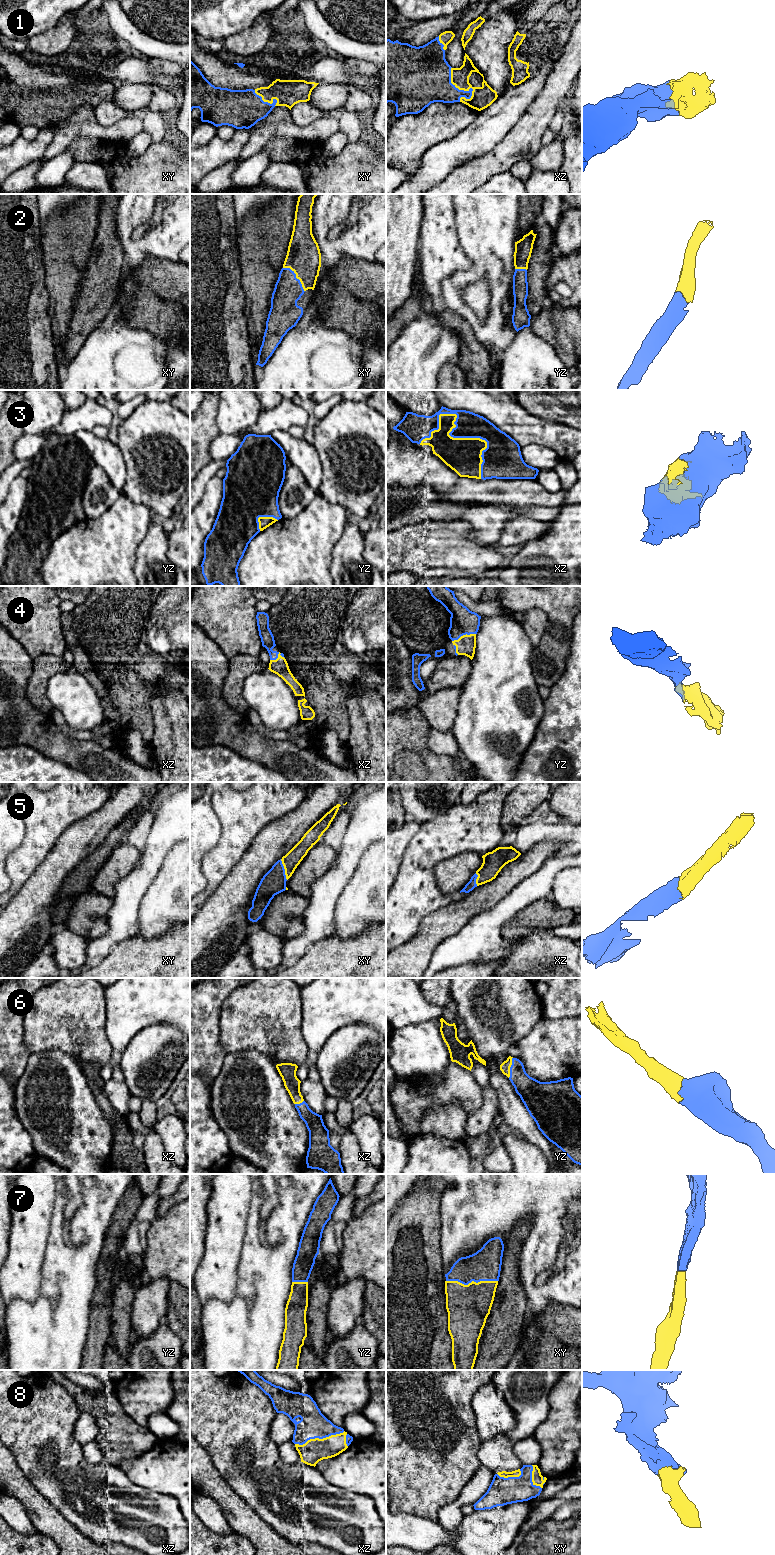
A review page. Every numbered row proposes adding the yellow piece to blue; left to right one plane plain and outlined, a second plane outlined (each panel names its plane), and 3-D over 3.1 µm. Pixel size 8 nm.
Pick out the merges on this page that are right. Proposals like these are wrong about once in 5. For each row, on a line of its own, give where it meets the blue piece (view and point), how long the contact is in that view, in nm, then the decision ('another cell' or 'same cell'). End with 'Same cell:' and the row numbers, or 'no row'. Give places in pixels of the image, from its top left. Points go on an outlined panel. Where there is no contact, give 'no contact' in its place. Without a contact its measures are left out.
1: contact xz (458, 89); length 300 nm; same cell
2: contact xy (295, 277); length 260 nm; same cell
3: contact xz (468, 437); length 600 nm; same cell
4: contact yz (463, 634); length 200 nm; same cell
5: contact xy (284, 869); length 180 nm; same cell
6: contact yz (510, 1067); length 170 nm; same cell
7: contact xy (472, 1280); length 420 nm; same cell
8: contact xz (319, 1438); length 420 nm; same cell
Same cell: 1, 2, 3, 4, 5, 6, 7, 8

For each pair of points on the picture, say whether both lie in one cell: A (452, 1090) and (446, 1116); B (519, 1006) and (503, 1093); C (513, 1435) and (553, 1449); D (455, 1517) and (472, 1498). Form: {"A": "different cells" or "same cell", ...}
{"A": "different cells", "B": "same cell", "C": "different cells", "D": "same cell"}

